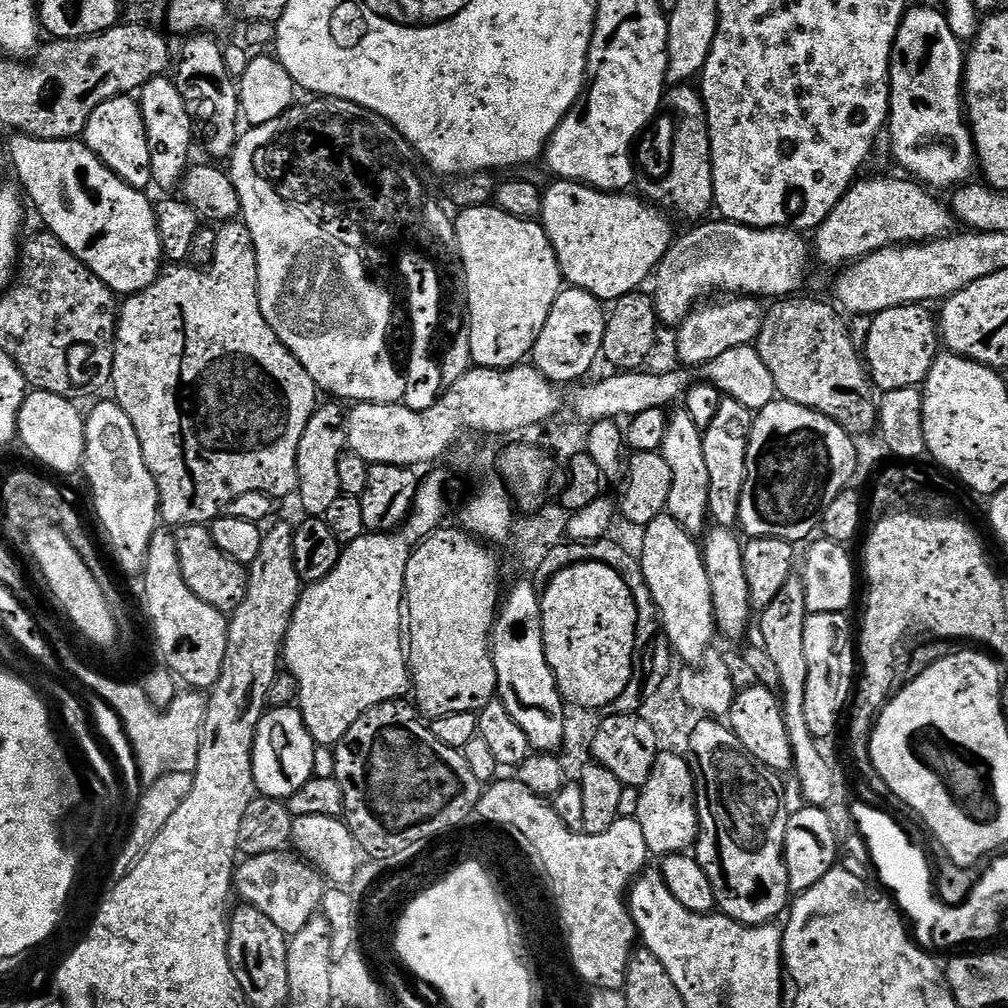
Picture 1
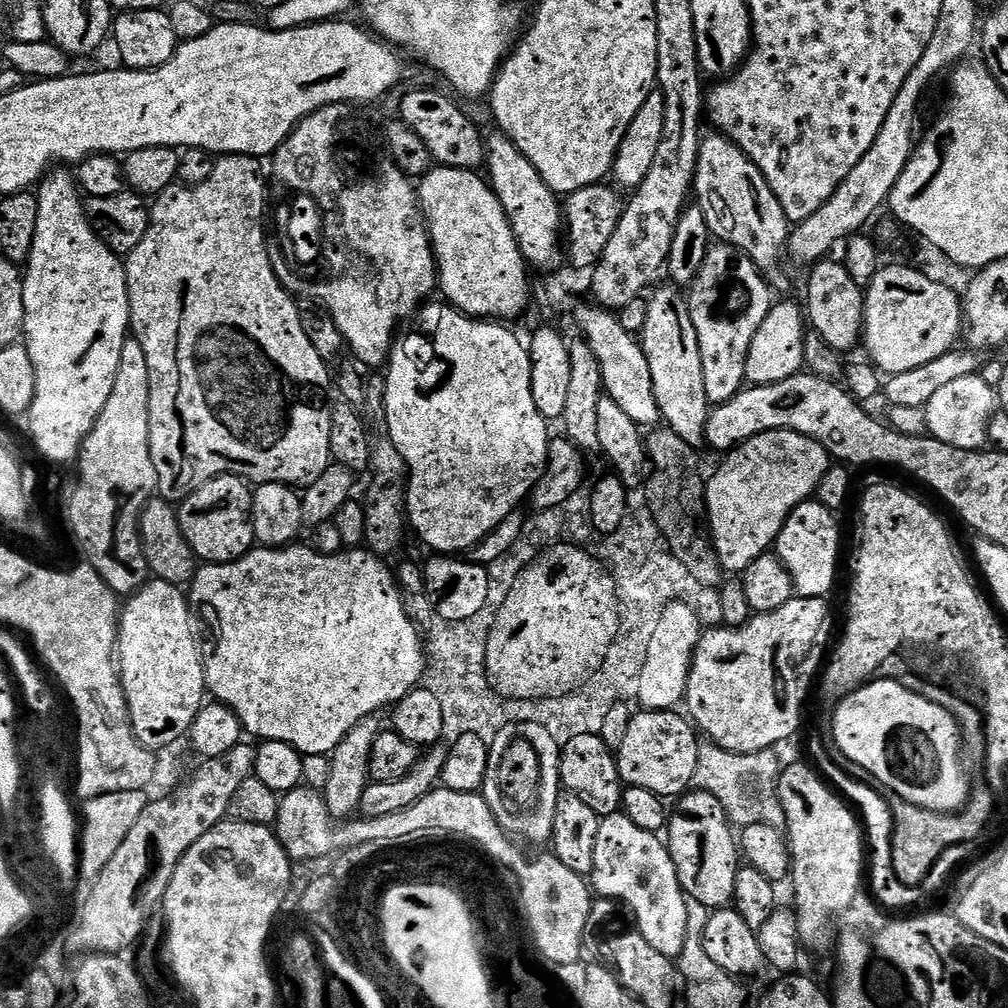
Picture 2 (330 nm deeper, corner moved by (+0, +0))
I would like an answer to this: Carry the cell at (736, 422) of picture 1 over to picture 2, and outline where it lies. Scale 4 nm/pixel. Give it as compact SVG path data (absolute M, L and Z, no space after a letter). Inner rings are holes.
M716 242L709 247L706 262L702 262L702 270L698 270L698 278L687 289L686 299L690 318L694 322L694 330L698 330L698 346L702 350L702 379L706 385L706 398L712 406L730 402L730 398L734 398L734 394L738 394L740 389L745 387L744 375L750 342L754 342L754 334L758 334L758 326L766 322L766 314L773 306L773 289L765 273L756 268L746 253L741 252L734 245Z

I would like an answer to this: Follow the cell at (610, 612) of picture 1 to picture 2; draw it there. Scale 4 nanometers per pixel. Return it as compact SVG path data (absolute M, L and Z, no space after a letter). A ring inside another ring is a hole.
M569 542L543 552L514 582L500 608L500 640L491 639L485 654L488 687L505 700L553 702L583 689L603 666L620 629L620 600L611 573L599 559Z

